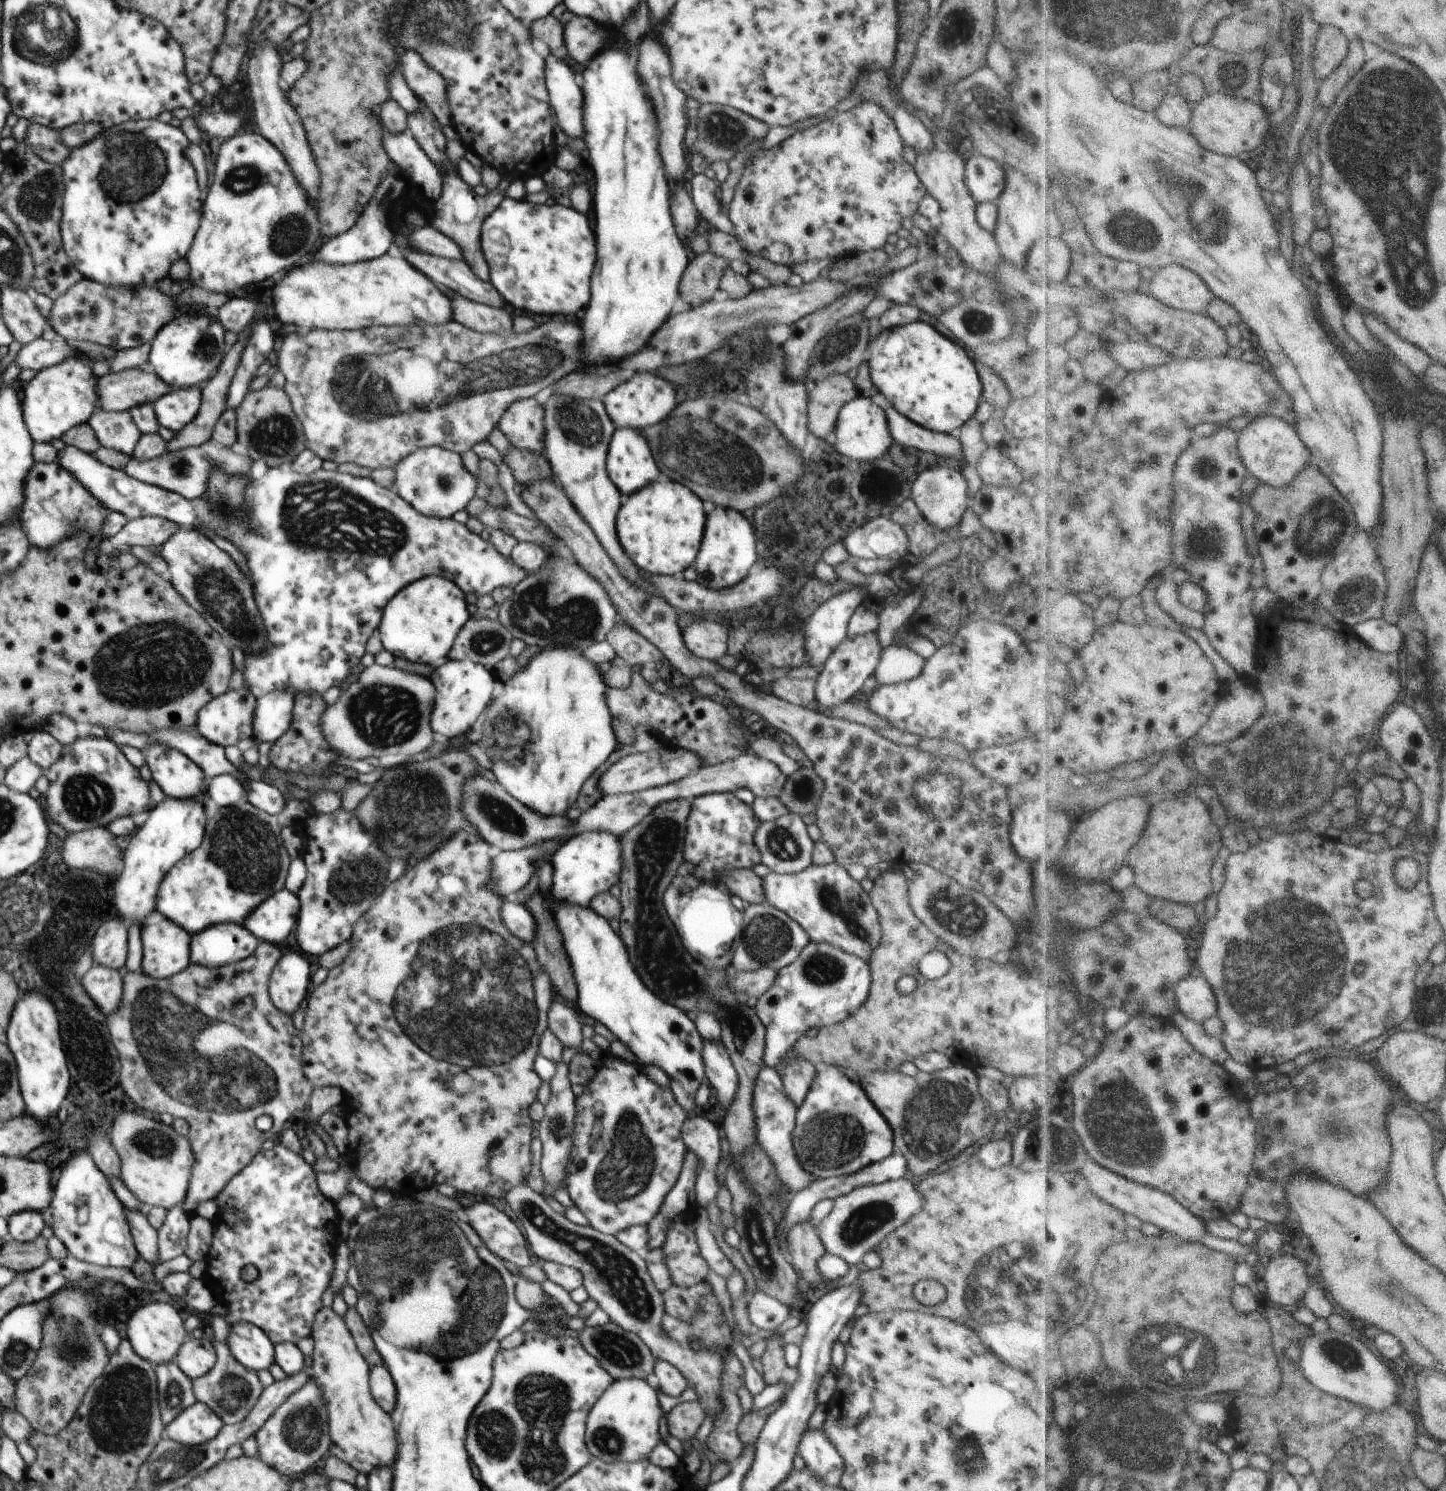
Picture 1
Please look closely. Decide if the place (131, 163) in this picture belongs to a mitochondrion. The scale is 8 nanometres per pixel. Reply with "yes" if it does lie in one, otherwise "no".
yes

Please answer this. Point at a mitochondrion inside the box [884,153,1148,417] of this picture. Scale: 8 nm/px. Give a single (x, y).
(1008, 369)

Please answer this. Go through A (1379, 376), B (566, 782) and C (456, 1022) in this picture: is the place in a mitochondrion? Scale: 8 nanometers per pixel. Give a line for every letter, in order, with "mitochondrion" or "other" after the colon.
A: other
B: other
C: mitochondrion

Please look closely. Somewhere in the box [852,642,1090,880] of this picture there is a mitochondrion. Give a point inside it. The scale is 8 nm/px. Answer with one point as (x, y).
(946, 798)

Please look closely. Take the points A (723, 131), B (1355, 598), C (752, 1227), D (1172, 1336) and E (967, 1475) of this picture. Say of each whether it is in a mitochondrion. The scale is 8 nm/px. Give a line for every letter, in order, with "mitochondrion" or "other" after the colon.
A: mitochondrion
B: mitochondrion
C: mitochondrion
D: mitochondrion
E: mitochondrion

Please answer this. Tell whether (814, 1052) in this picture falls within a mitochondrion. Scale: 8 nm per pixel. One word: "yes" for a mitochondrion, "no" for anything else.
no

